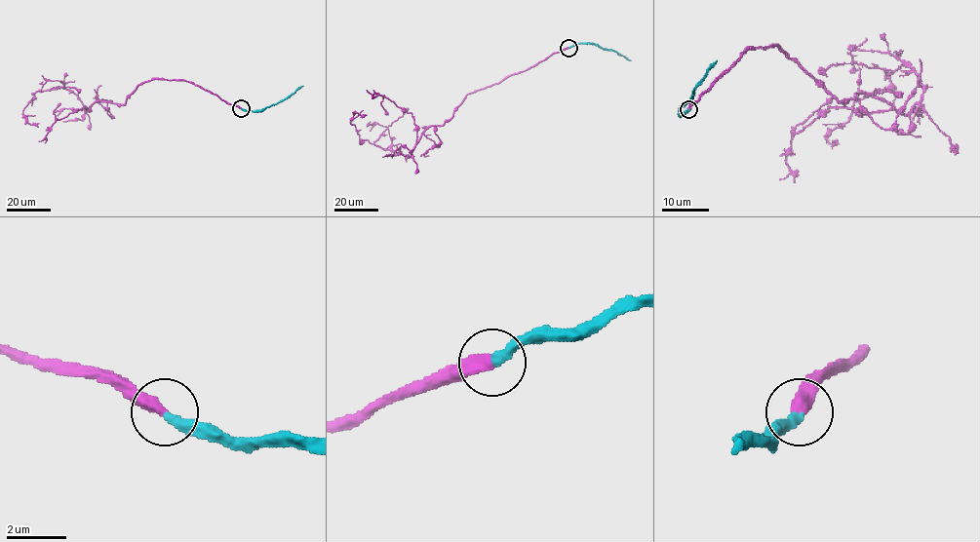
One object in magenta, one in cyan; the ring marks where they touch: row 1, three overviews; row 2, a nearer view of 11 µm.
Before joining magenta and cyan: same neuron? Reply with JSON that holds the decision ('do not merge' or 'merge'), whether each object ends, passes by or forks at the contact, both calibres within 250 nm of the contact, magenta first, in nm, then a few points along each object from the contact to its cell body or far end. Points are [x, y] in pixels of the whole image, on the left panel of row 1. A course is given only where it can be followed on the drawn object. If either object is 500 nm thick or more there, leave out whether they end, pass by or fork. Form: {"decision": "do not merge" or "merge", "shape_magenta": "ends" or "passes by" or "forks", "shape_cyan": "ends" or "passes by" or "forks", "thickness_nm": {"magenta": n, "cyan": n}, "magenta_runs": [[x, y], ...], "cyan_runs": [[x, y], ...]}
{"decision": "merge", "shape_magenta": "ends", "shape_cyan": "ends", "thickness_nm": {"magenta": 440, "cyan": 340}, "magenta_runs": [[241, 108], [175, 79], [86, 110], [54, 88], [22, 110], [38, 127]], "cyan_runs": [[241, 108], [263, 110], [287, 99], [302, 86]]}

